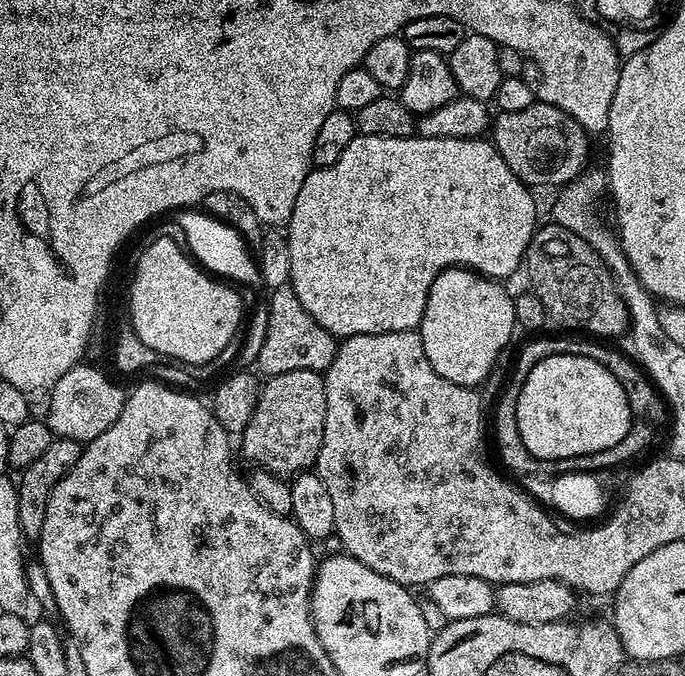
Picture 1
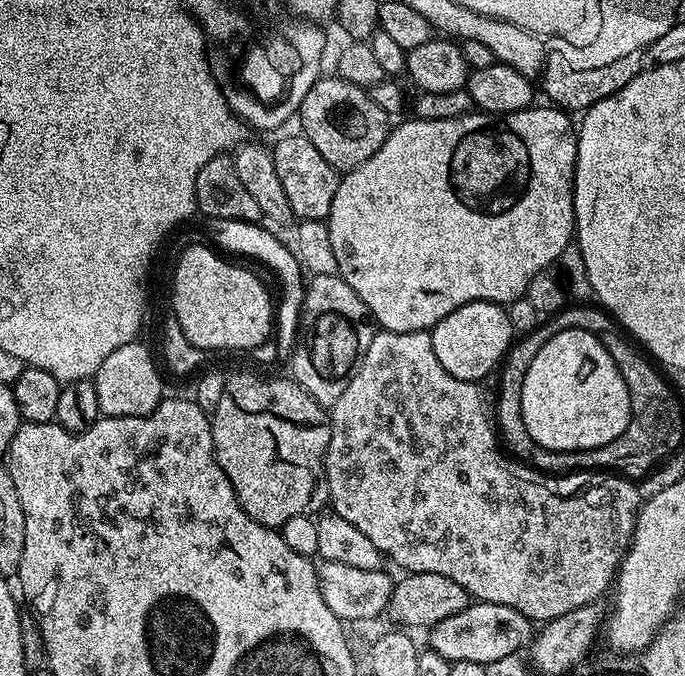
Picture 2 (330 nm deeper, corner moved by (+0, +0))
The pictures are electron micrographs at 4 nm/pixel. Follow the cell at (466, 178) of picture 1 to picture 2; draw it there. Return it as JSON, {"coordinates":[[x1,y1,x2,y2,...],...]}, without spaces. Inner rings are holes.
{"coordinates":[[547,106,524,108,521,112,494,116,479,110,471,116,446,118,445,120,401,119,400,125,388,133,386,142,362,166,340,176,340,185,334,194,334,202,327,218,331,249,337,259,337,273,366,302,368,314,383,331,386,332,427,332,446,314,466,306,470,302,485,300,491,304,507,306,527,297,530,282,534,274,547,272,559,261,566,246,573,243,576,230,574,198,572,187,576,177,576,137,577,125,573,117,563,108]]}

